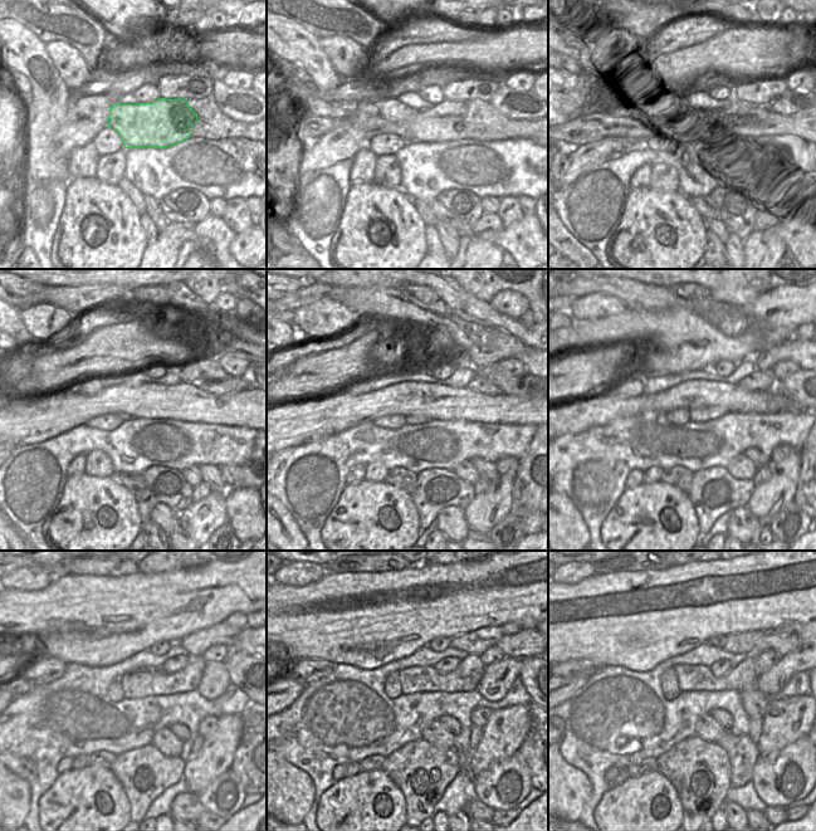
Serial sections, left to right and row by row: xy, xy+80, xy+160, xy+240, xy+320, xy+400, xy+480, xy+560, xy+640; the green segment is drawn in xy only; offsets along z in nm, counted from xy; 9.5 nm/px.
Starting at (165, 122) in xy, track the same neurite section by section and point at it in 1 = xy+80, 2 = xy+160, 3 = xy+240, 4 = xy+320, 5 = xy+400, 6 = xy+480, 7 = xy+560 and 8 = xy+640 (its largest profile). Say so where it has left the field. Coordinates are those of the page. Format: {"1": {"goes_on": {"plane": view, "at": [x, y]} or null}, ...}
{"1": {"goes_on": {"plane": "xy+80", "at": [425, 128]}}, "2": {"goes_on": {"plane": "xy+160", "at": [661, 106]}}, "3": {"goes_on": {"plane": "xy+240", "at": [91, 386]}}, "4": {"goes_on": {"plane": "xy+320", "at": [356, 387]}}, "5": {"goes_on": {"plane": "xy+400", "at": [620, 385]}}, "6": {"goes_on": {"plane": "xy+480", "at": [48, 669]}}, "7": {"goes_on": {"plane": "xy+560", "at": [308, 671]}}, "8": {"goes_on": {"plane": "xy+640", "at": [586, 668]}}}

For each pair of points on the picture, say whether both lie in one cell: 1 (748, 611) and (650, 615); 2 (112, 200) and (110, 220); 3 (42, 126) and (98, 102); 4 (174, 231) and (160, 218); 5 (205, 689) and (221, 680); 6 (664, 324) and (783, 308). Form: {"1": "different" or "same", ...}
{"1": "same", "2": "same", "3": "different", "4": "different", "5": "same", "6": "same"}

